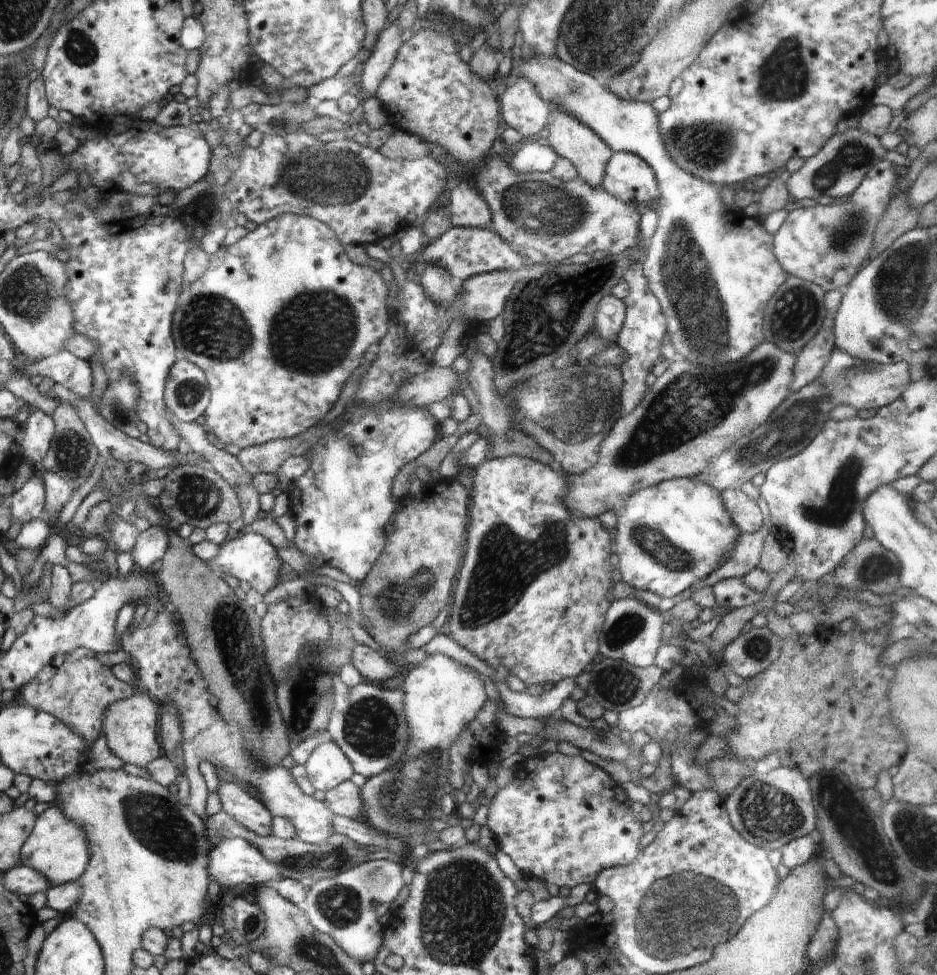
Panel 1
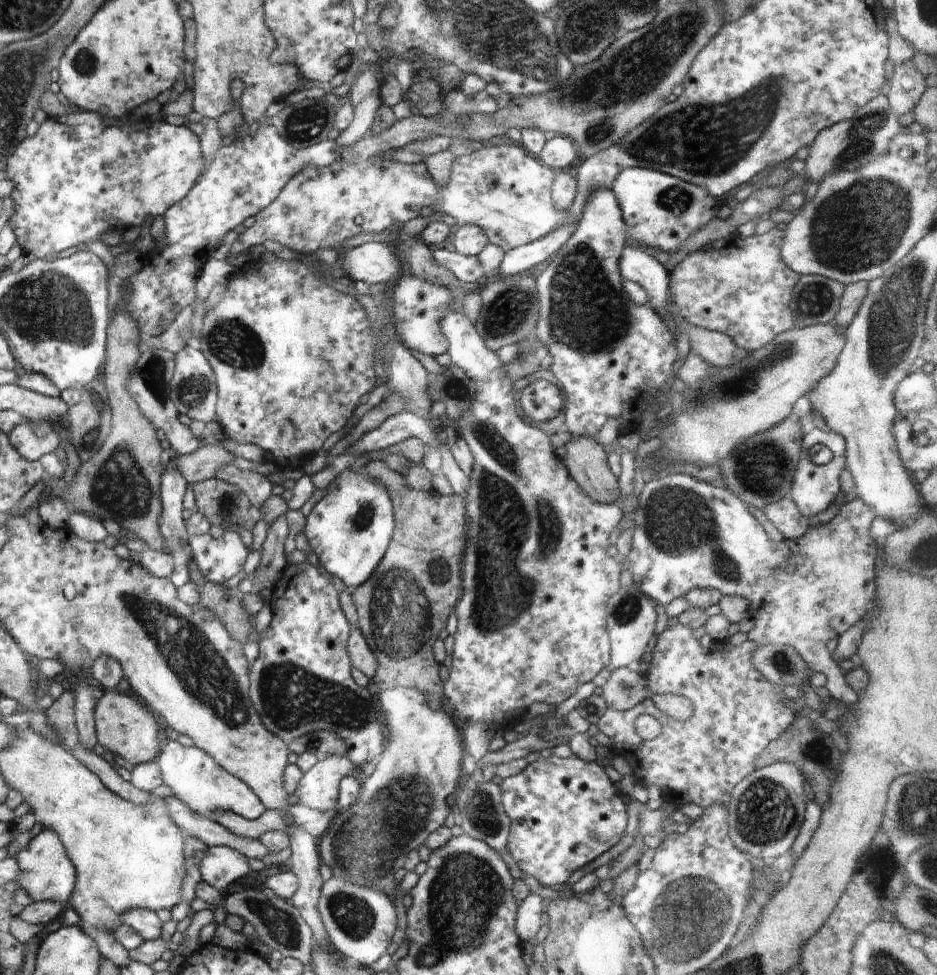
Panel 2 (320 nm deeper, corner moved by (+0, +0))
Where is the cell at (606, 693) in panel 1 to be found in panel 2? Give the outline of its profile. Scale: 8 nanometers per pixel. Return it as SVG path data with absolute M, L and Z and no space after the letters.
M634 667L612 669L608 682L602 686L605 704L614 711L631 710L652 695L649 682Z

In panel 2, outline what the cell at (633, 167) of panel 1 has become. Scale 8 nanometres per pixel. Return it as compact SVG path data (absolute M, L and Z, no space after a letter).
M625 167L612 182L611 190L622 212L629 242L664 252L678 250L708 220L717 217L721 205L701 186L643 167Z

